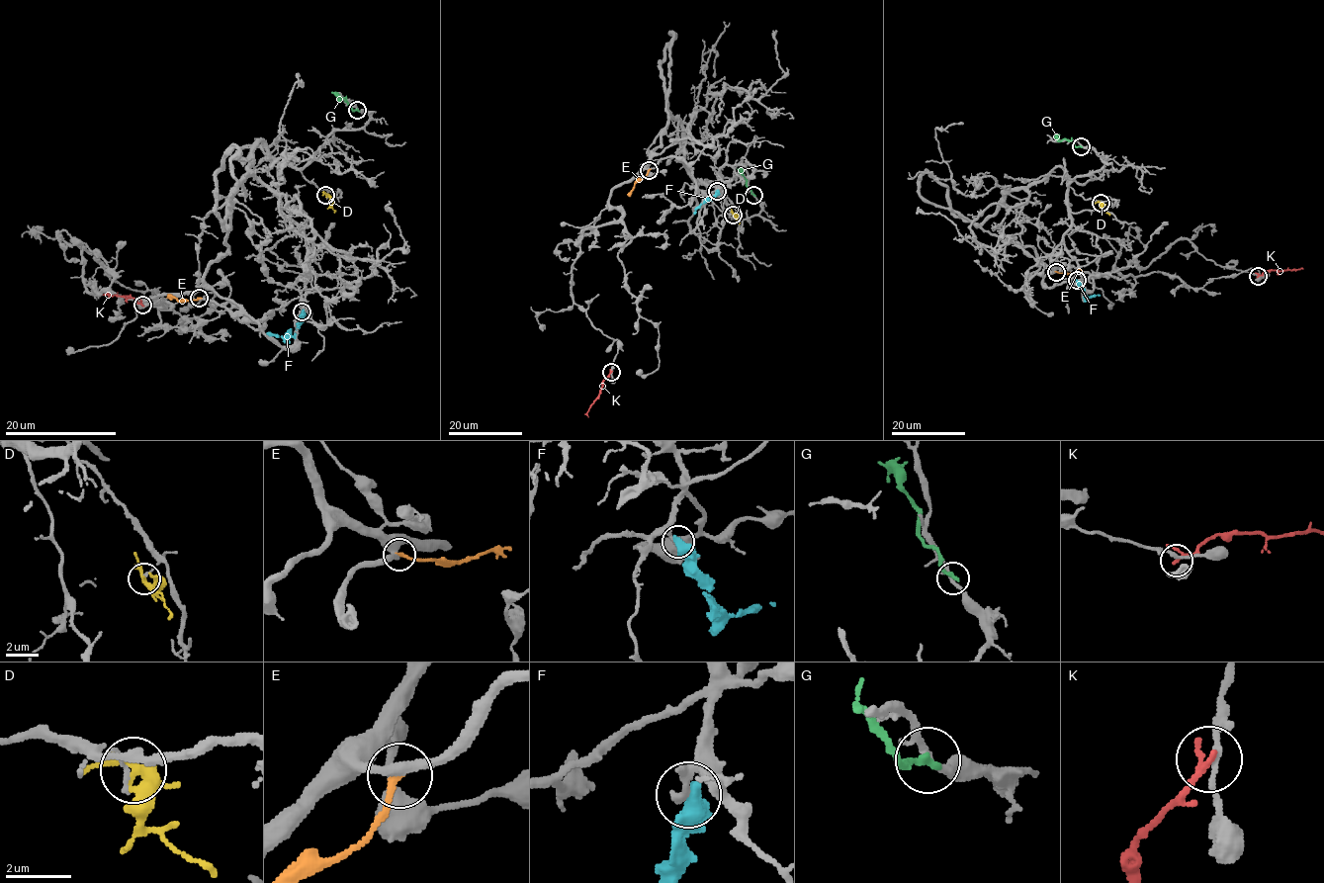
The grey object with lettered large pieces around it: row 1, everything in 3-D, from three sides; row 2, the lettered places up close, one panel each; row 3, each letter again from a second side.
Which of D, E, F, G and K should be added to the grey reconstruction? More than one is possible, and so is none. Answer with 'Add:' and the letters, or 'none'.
Add: none

